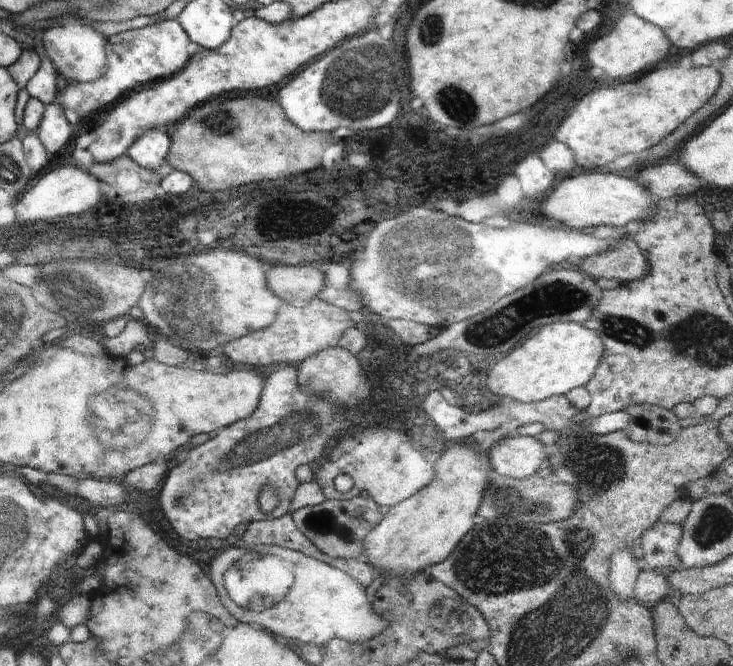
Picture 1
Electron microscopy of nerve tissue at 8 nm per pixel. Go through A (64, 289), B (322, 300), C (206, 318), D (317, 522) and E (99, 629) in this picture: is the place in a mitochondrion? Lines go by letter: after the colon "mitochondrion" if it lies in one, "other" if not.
A: mitochondrion
B: other
C: mitochondrion
D: mitochondrion
E: other

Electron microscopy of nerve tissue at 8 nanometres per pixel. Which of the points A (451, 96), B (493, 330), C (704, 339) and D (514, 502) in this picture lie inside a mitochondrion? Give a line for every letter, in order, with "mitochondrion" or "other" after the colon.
A: mitochondrion
B: mitochondrion
C: mitochondrion
D: mitochondrion

